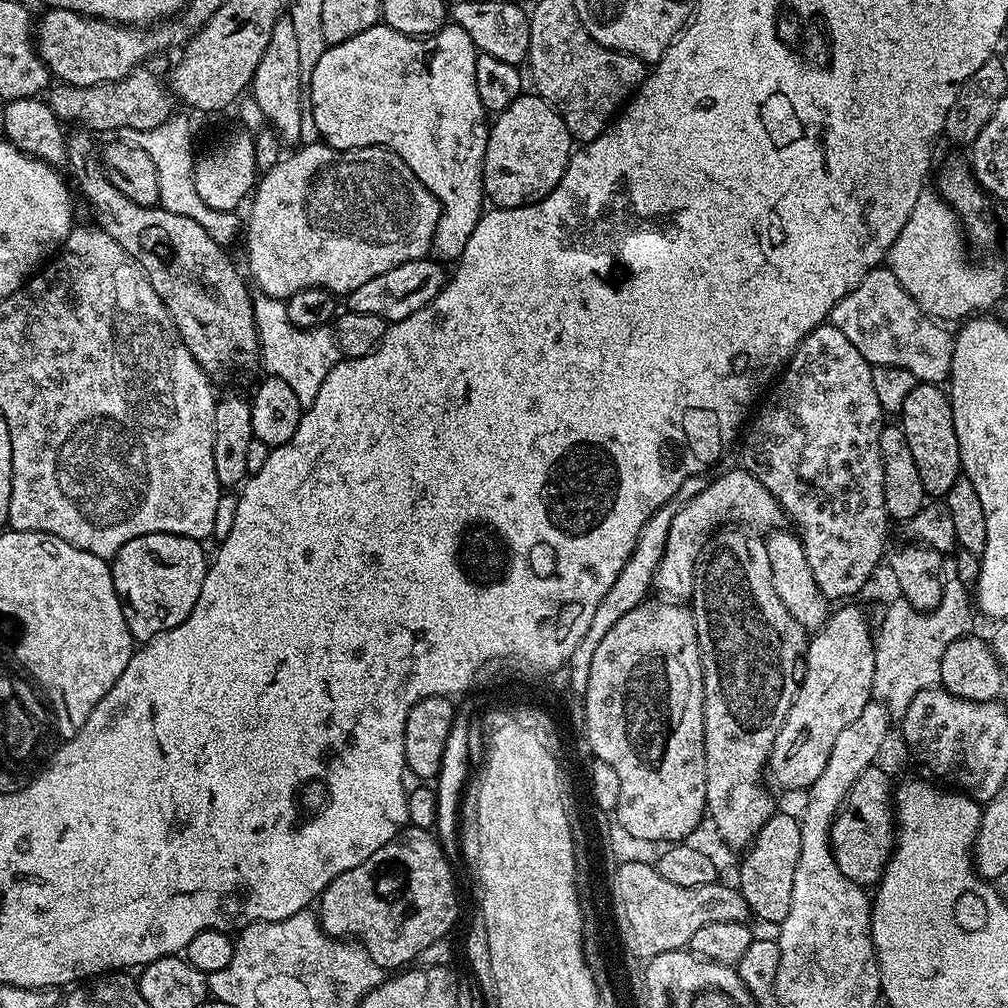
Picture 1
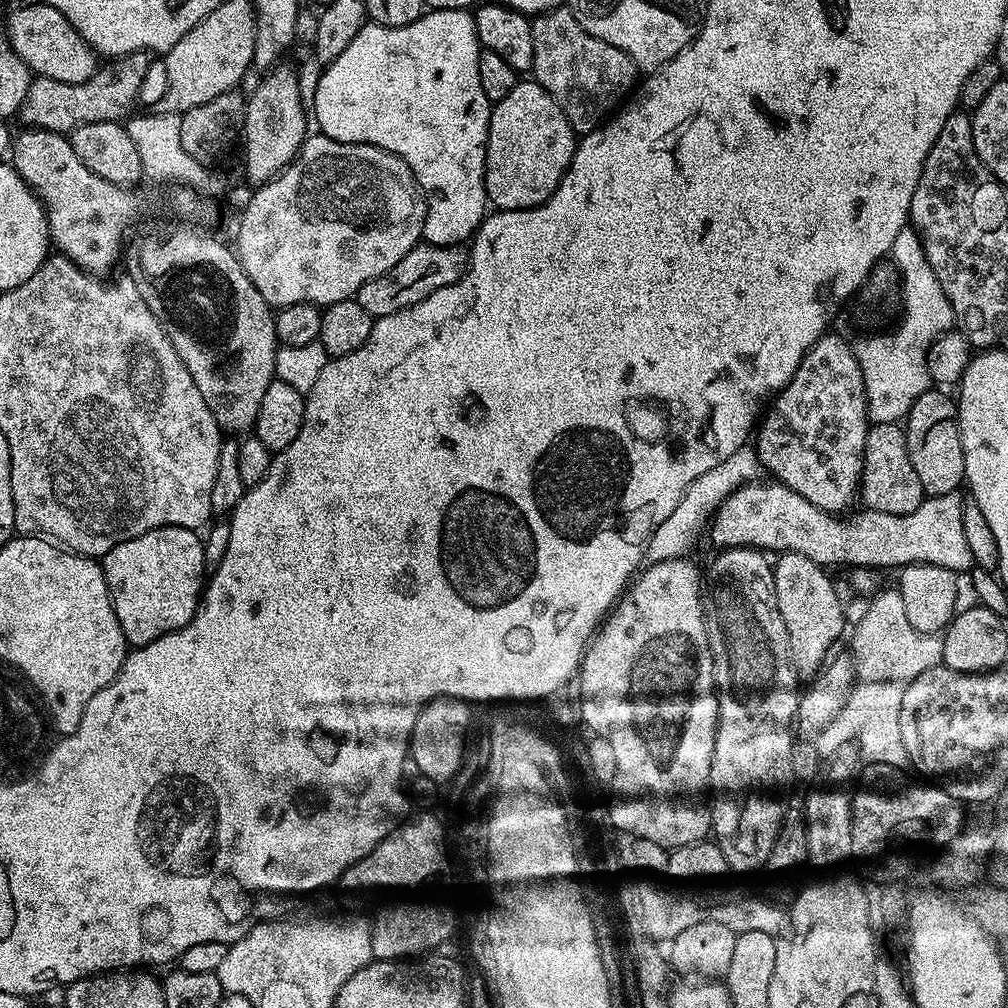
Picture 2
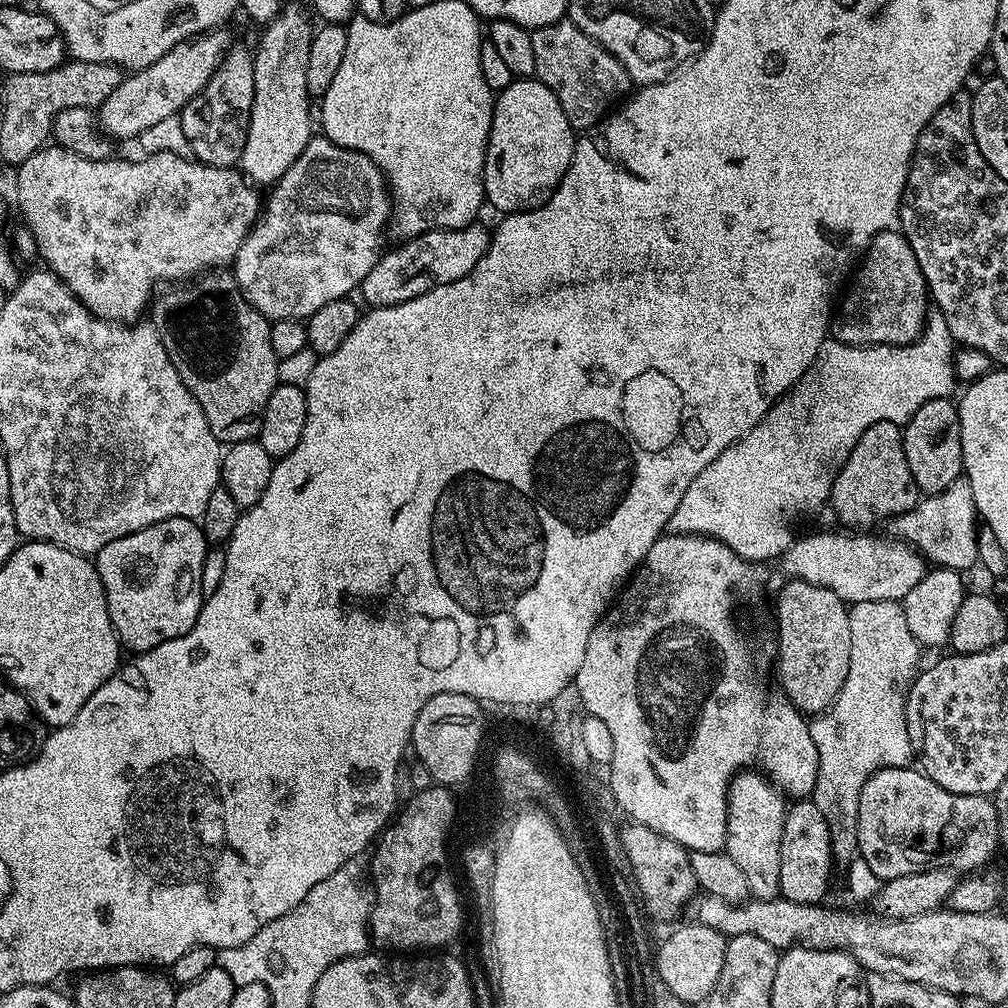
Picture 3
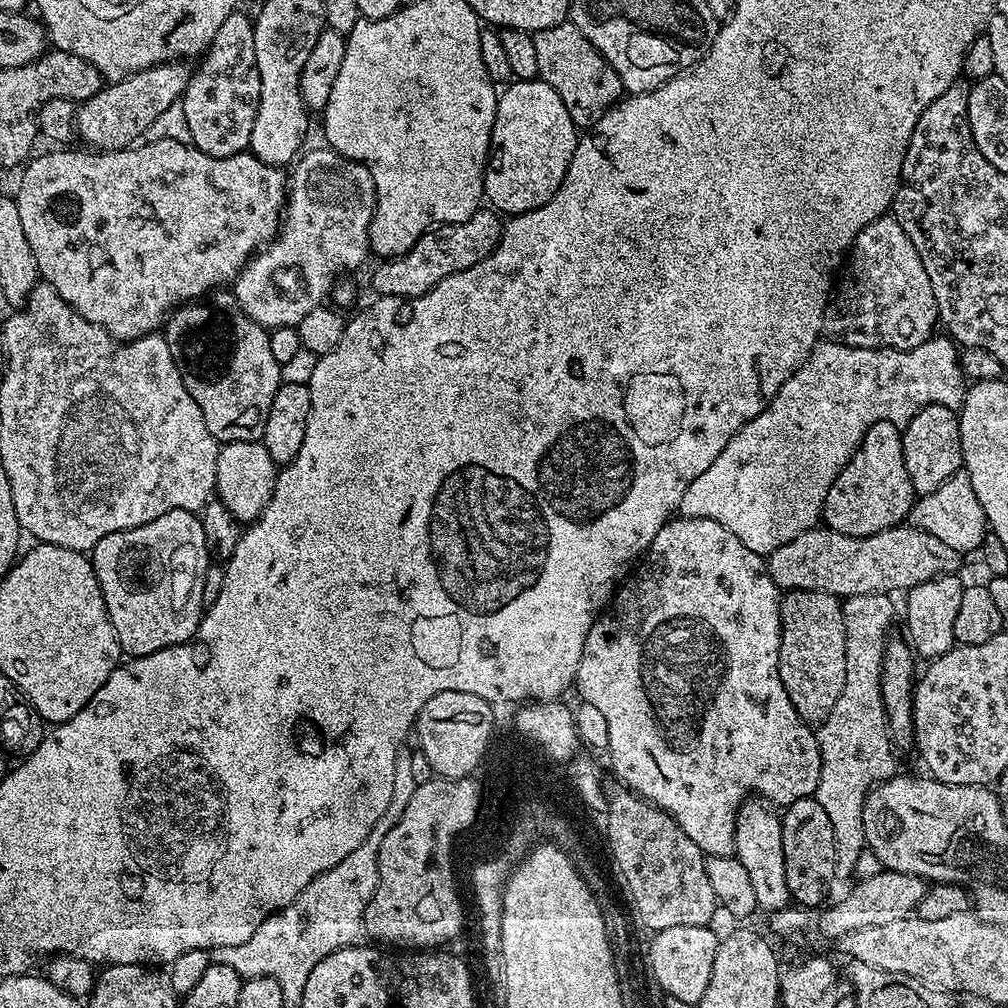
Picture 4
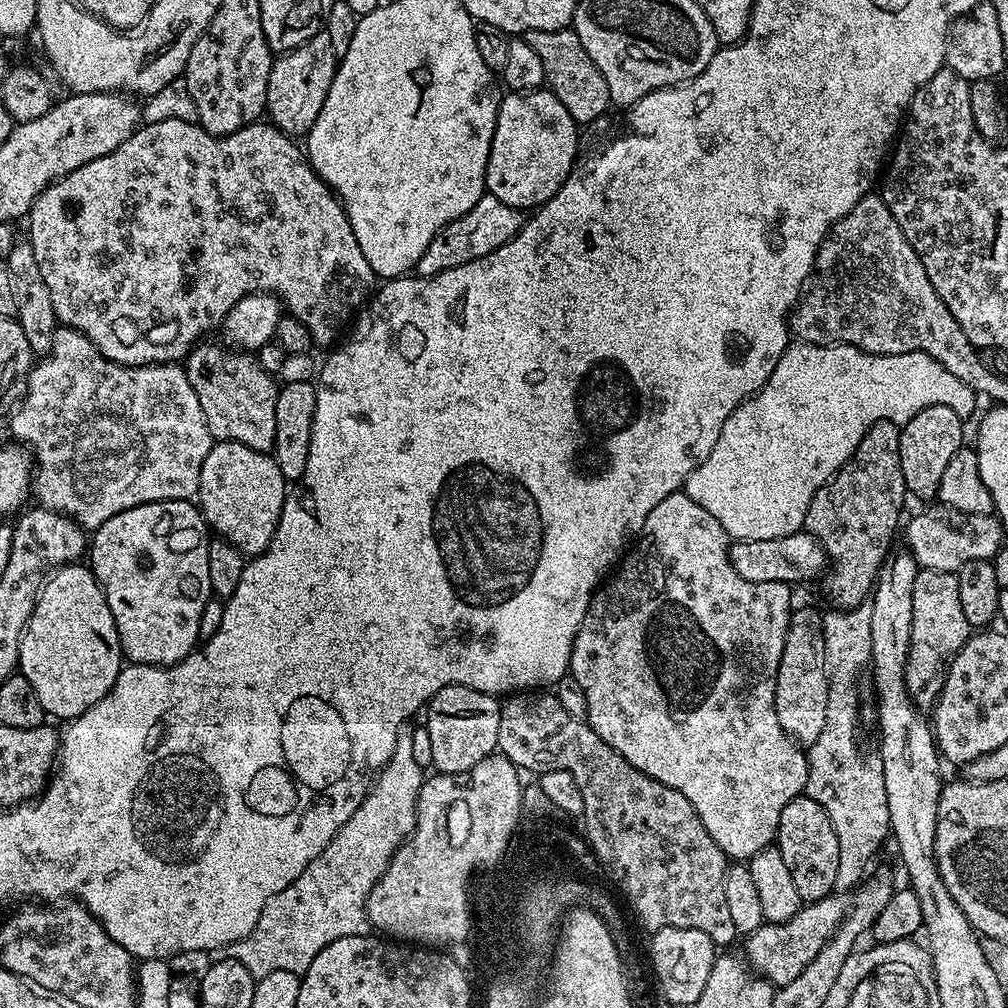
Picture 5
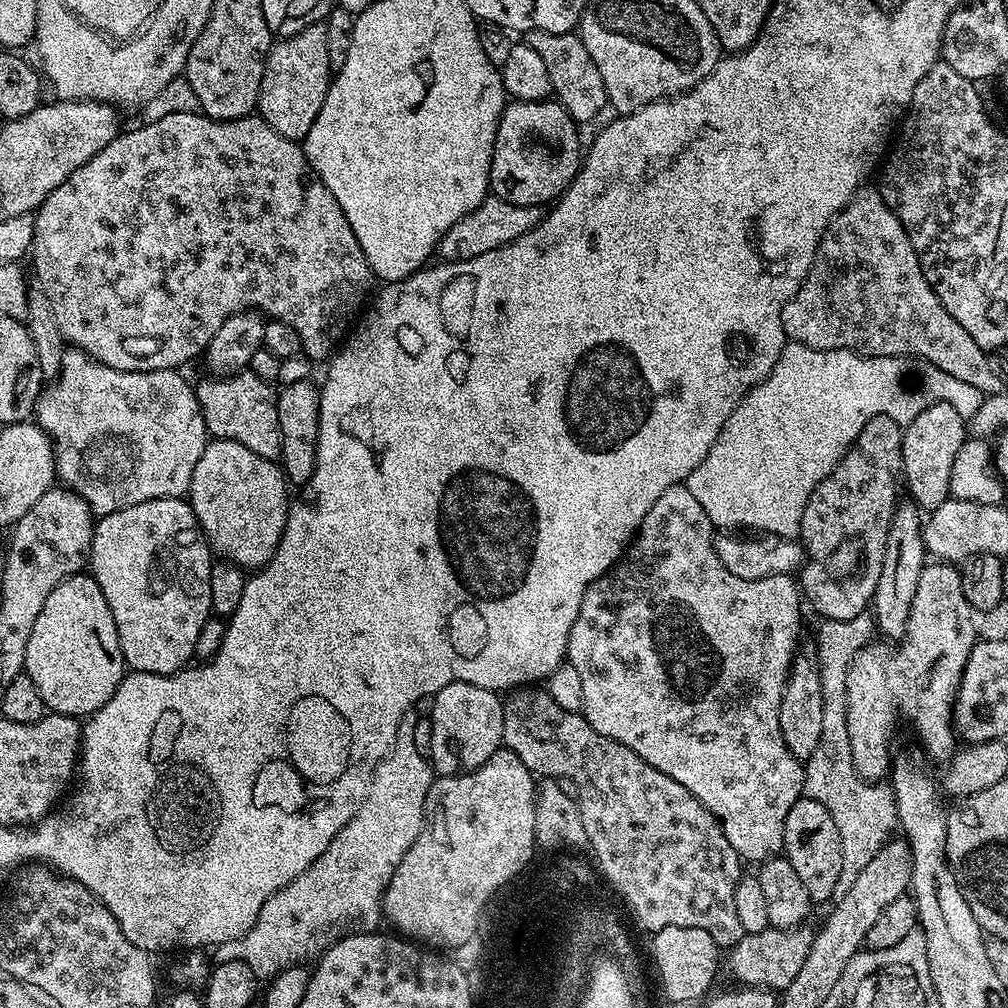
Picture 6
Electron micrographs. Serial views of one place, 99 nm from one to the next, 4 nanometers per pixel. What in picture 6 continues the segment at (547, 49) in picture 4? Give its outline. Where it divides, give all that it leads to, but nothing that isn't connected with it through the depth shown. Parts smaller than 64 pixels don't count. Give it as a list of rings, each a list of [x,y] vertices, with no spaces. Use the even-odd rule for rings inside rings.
[[[533,30],[523,33],[522,40],[530,46],[530,50],[534,50],[534,54],[538,54],[538,58],[542,58],[555,99],[564,105],[564,109],[572,115],[573,120],[592,120],[603,108],[609,107],[602,74],[598,74],[598,66],[594,66],[590,50],[586,50],[575,31],[554,34],[546,30]]]

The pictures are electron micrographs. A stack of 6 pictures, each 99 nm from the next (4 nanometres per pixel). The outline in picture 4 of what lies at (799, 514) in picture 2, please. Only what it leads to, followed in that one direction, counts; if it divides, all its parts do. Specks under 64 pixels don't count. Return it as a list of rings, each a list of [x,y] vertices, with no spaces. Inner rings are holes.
[[[963,470],[955,472],[929,496],[919,497],[913,503],[910,520],[936,544],[937,542],[945,544],[946,547],[953,548],[956,552],[968,552],[971,548],[979,549],[984,543],[988,528],[988,519],[984,517],[984,507],[982,502],[978,502],[978,494],[974,494],[970,474]]]

